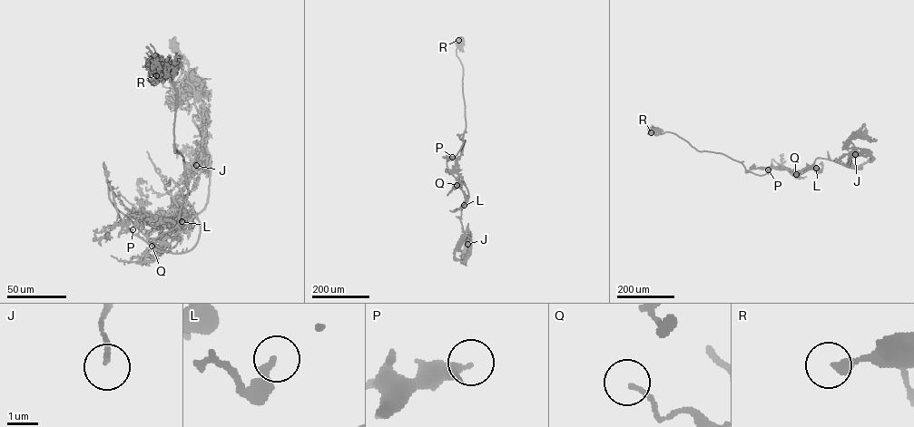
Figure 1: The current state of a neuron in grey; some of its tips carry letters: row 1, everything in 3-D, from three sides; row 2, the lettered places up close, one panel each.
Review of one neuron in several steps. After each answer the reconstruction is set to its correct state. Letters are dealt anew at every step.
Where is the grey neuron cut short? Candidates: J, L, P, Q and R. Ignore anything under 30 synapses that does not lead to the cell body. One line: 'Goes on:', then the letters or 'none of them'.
Goes on: R

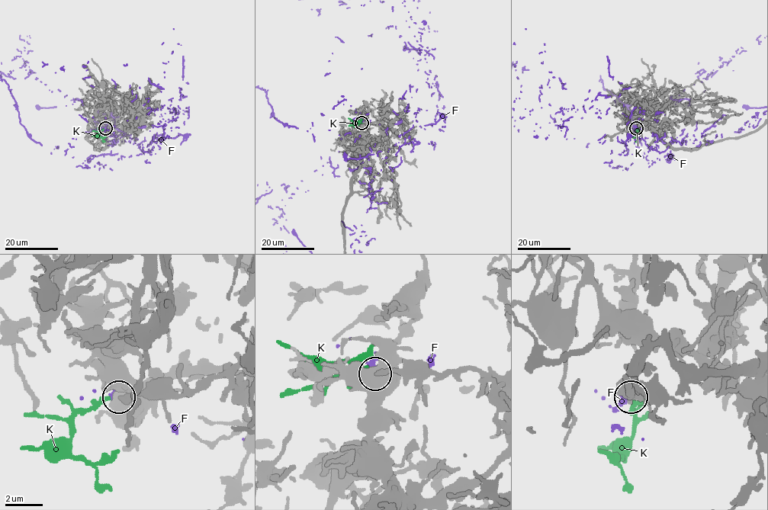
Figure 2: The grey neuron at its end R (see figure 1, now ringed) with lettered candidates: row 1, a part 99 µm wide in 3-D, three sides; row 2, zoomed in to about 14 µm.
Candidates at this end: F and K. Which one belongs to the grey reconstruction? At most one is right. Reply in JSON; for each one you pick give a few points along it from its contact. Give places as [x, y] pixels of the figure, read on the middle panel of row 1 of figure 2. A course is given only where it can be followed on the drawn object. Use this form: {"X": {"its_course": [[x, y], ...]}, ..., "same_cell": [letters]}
{"same_cell": ["K"]}

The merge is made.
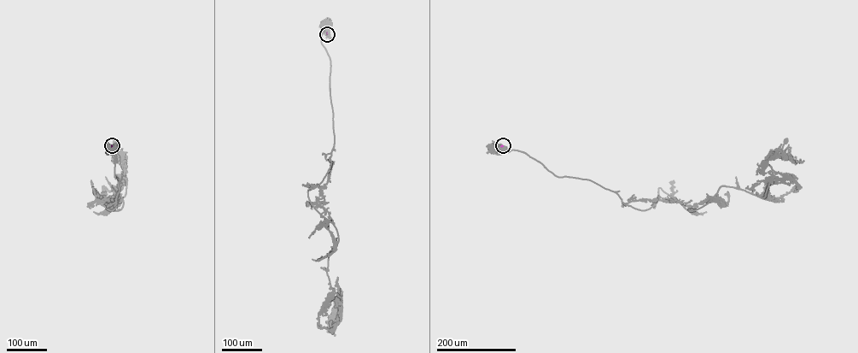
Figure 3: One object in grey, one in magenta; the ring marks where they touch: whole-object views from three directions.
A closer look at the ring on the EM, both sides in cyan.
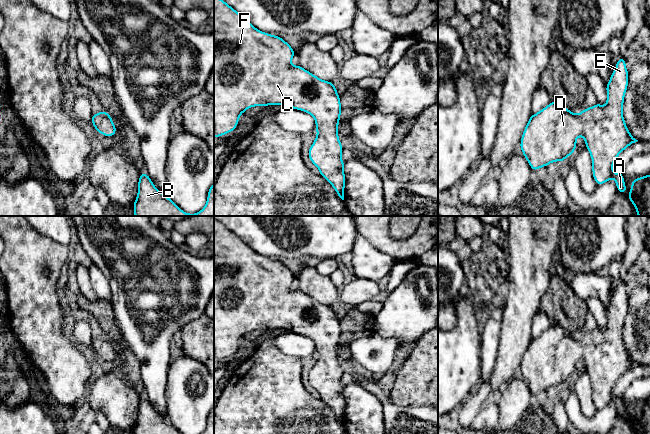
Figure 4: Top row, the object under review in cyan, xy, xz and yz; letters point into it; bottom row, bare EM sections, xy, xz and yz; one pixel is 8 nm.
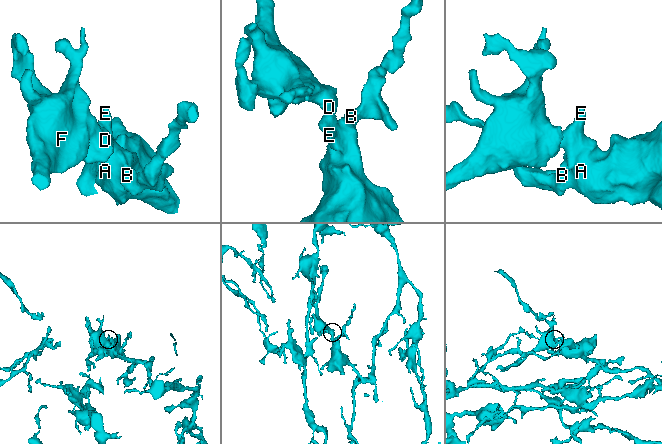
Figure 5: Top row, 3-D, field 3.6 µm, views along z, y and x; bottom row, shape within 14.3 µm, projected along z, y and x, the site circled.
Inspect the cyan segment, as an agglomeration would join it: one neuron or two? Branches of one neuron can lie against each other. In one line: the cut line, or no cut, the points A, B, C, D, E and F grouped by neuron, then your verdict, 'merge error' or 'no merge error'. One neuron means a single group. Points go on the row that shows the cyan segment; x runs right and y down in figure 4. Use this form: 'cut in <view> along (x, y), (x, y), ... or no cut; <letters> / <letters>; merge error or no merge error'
no cut; A B C D E F; no merge error

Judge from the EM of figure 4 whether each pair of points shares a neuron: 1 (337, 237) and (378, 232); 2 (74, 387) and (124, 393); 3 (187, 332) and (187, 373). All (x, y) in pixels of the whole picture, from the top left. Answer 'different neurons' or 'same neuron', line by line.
1: different neurons
2: different neurons
3: different neurons

